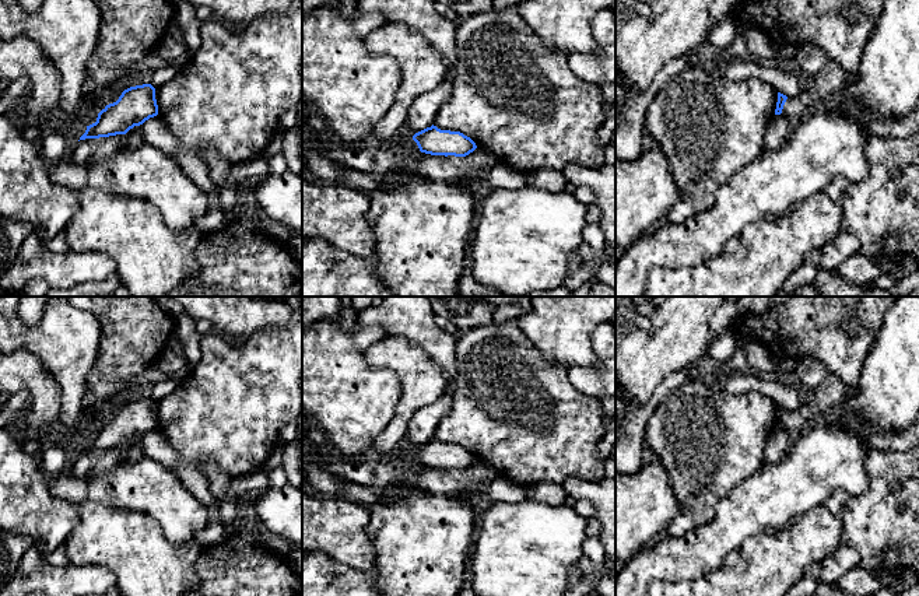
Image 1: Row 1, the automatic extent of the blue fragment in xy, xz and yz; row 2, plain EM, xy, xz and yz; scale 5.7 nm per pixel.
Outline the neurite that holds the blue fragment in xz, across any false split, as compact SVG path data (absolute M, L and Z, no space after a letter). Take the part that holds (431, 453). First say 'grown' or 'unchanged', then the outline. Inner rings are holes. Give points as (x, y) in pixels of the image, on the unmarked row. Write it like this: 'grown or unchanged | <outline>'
unchanged | M434 438L415 446L413 453L421 466L431 469L466 470L477 462L476 456L463 446L441 444Z

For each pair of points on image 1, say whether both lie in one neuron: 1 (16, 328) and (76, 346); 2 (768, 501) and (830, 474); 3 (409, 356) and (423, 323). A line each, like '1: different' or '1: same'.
1: same
2: same
3: different

